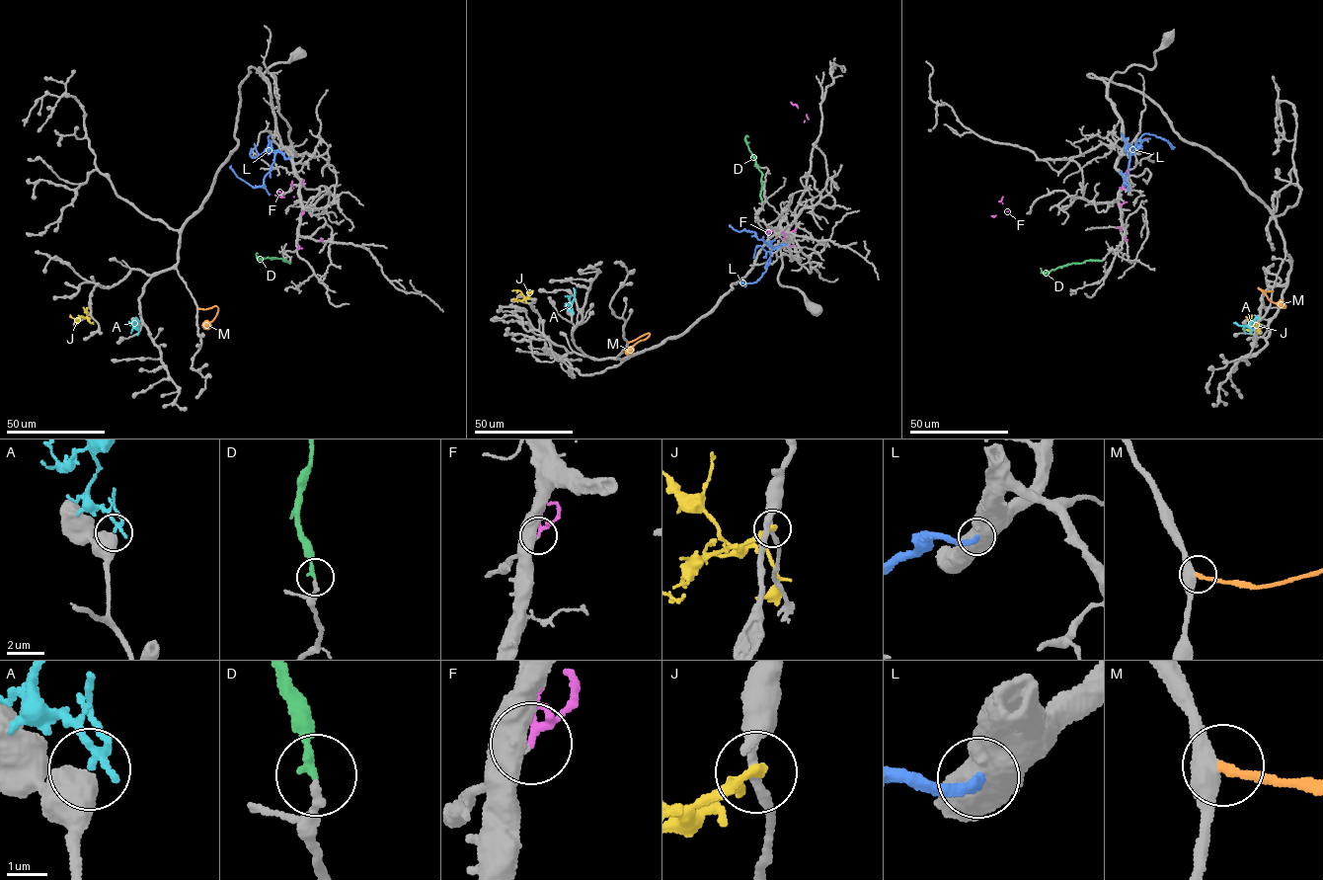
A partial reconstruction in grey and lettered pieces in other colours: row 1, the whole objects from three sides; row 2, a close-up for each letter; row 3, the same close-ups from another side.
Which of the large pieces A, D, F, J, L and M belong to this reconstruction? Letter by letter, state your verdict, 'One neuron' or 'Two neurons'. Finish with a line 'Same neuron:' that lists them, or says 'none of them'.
A: Two neurons
D: One neuron
F: Two neurons
J: Two neurons
L: One neuron
M: Two neurons
Same neuron: D, L

